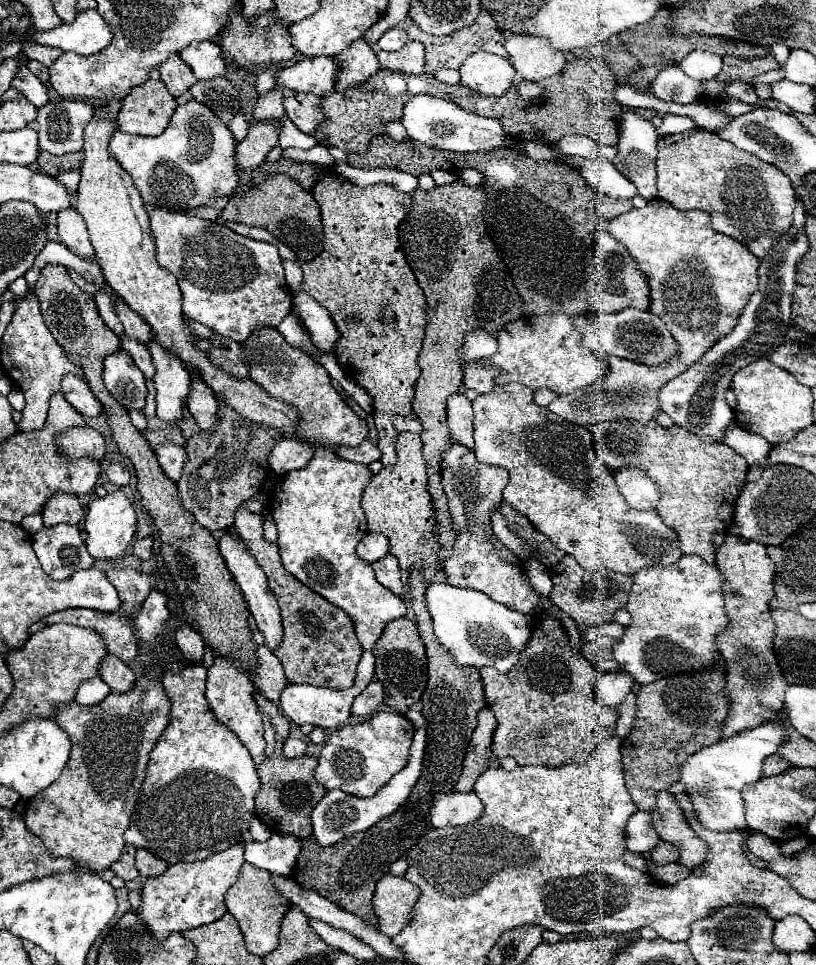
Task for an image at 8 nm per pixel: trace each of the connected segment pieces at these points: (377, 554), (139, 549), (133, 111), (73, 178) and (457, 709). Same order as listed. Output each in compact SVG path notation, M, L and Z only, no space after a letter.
M367 533L357 545L357 555L367 563L375 563L381 557L385 557L387 553L389 553L389 541L383 535Z
M145 537L145 539L137 539L133 543L133 555L139 557L139 559L149 559L151 557L151 537Z
M149 79L131 89L123 99L117 129L131 135L161 135L177 107L175 97L167 91L163 81Z
M69 171L69 173L61 173L61 175L57 175L57 179L75 195L77 193L77 183L79 183L79 173L77 171Z
M411 573L409 577L409 595L413 611L417 613L417 627L421 633L421 639L425 643L427 651L427 665L429 665L429 681L427 689L421 697L423 701L423 717L427 719L427 747L425 747L425 759L423 759L423 773L415 787L411 789L411 797L395 811L391 817L385 817L379 821L379 825L373 825L367 833L357 833L355 837L347 837L347 841L339 841L339 845L321 847L315 845L313 837L302 840L301 852L299 853L295 871L291 878L301 883L305 889L313 889L319 895L327 897L329 901L337 903L339 907L363 917L371 925L377 925L377 917L373 911L373 893L377 881L389 873L389 867L393 861L397 861L409 847L417 843L417 839L427 833L431 827L429 823L429 809L431 801L439 793L451 793L455 779L459 779L463 753L467 751L467 741L471 739L471 733L477 725L477 713L483 709L485 695L483 695L483 683L479 677L479 671L475 667L459 667L453 663L453 659L447 655L447 651L439 645L433 633L433 621L425 607L425 589L427 583L421 581L417 573Z

